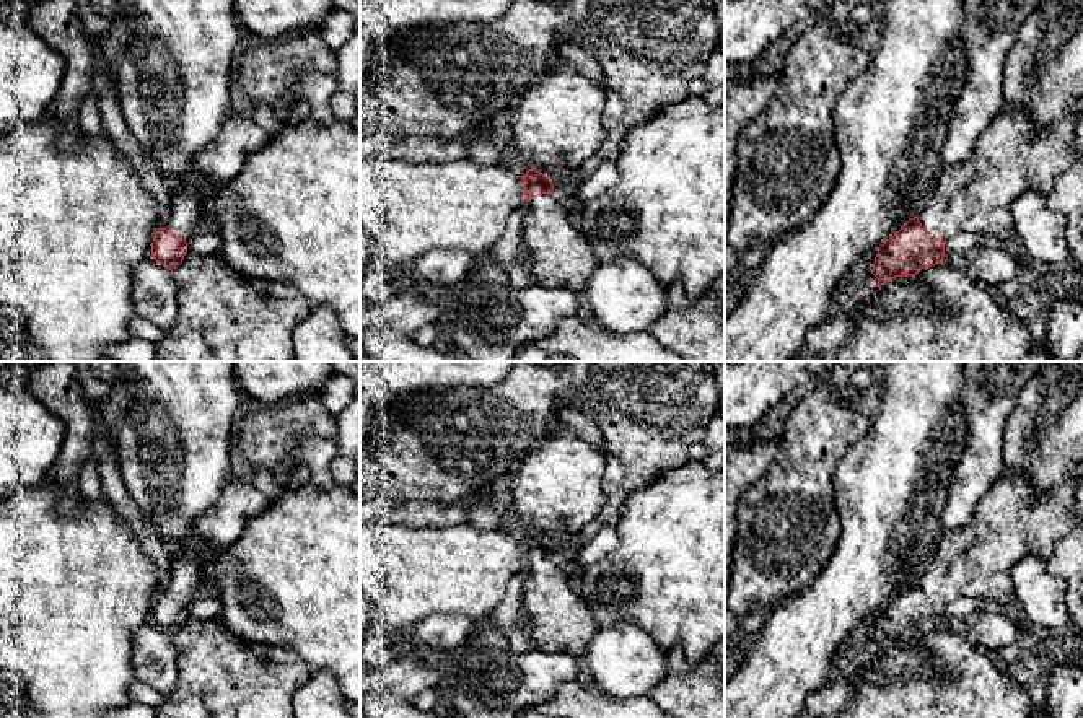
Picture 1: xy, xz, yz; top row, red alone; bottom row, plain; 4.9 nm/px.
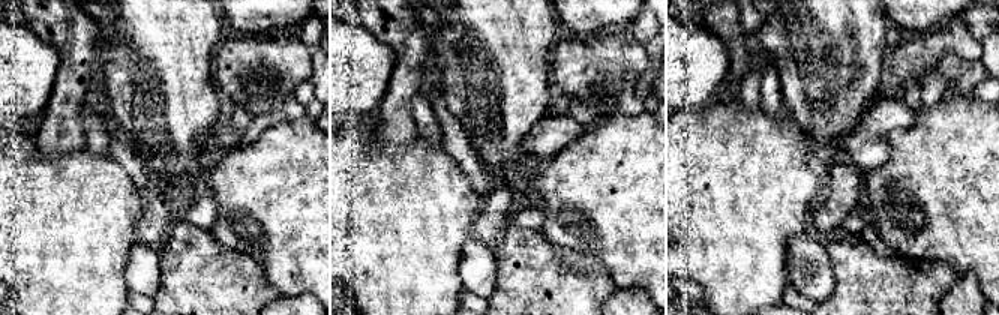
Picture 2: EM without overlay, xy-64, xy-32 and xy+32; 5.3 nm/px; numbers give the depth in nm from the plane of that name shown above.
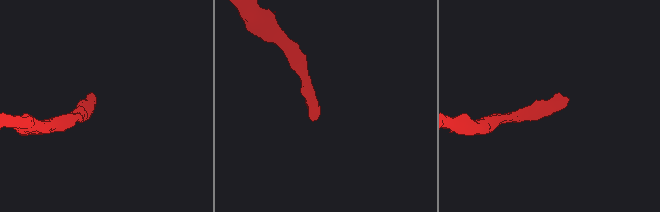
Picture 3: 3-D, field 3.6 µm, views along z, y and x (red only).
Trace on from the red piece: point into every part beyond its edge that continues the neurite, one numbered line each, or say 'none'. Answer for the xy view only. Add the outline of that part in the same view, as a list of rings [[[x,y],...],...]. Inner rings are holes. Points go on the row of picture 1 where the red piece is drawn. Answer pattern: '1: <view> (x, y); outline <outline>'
1: xy (189, 207); outline [[[199,184],[173,192],[171,208],[163,217],[163,228],[186,243],[208,223],[208,197]]]

